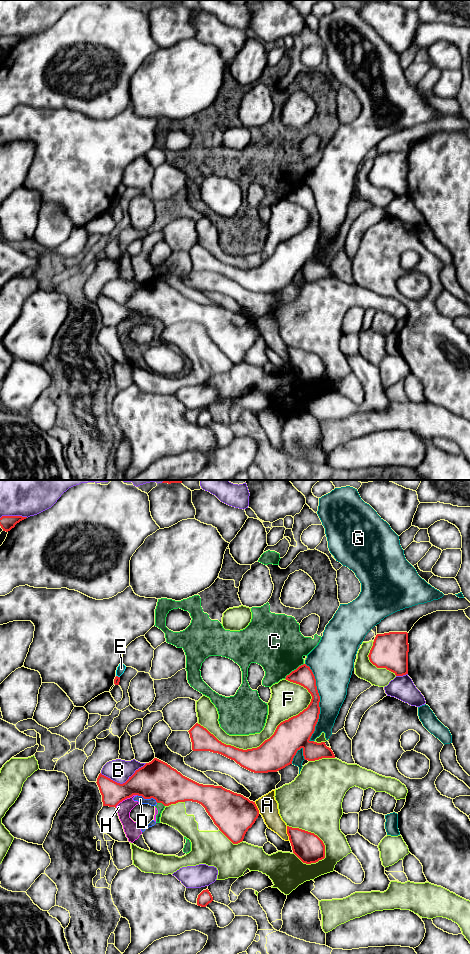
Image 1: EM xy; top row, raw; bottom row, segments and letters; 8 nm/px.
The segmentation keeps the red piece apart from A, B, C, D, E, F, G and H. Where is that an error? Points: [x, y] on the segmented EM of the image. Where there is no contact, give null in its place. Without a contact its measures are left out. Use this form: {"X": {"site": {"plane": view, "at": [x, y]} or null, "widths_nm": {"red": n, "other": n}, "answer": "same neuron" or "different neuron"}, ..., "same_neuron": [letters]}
{"A": {"site": {"plane": "xy", "at": [287, 833]}, "widths_nm": {"red": 240, "other": 150}, "answer": "different neuron"}, "B": {"site": {"plane": "xy", "at": [123, 783]}, "widths_nm": {"red": 280, "other": 180}, "answer": "different neuron"}, "C": {"site": {"plane": "xy", "at": [294, 670]}, "widths_nm": {"red": 160, "other": 420}, "answer": "different neuron"}, "D": {"site": {"plane": "xy", "at": [147, 798]}, "widths_nm": {"red": 300, "other": 60}, "answer": "different neuron"}, "E": {"site": {"plane": "xy", "at": [117, 676]}, "widths_nm": {"red": 50, "other": 70}, "answer": "different neuron"}, "F": {"site": {"plane": "xy", "at": [259, 746]}, "widths_nm": {"red": 260, "other": 120}, "answer": "different neuron"}, "G": {"site": {"plane": "xy", "at": [318, 703]}, "widths_nm": {"red": 220, "other": 280}, "answer": "different neuron"}, "H": {"site": {"plane": "xy", "at": [125, 798]}, "widths_nm": {"red": 280, "other": 120}, "answer": "different neuron"}, "same_neuron": []}

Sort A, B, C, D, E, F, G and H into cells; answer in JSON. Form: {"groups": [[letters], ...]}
{"groups": [["A"], ["B"], ["C", "D", "H"], ["E"], ["F"], ["G"]]}

